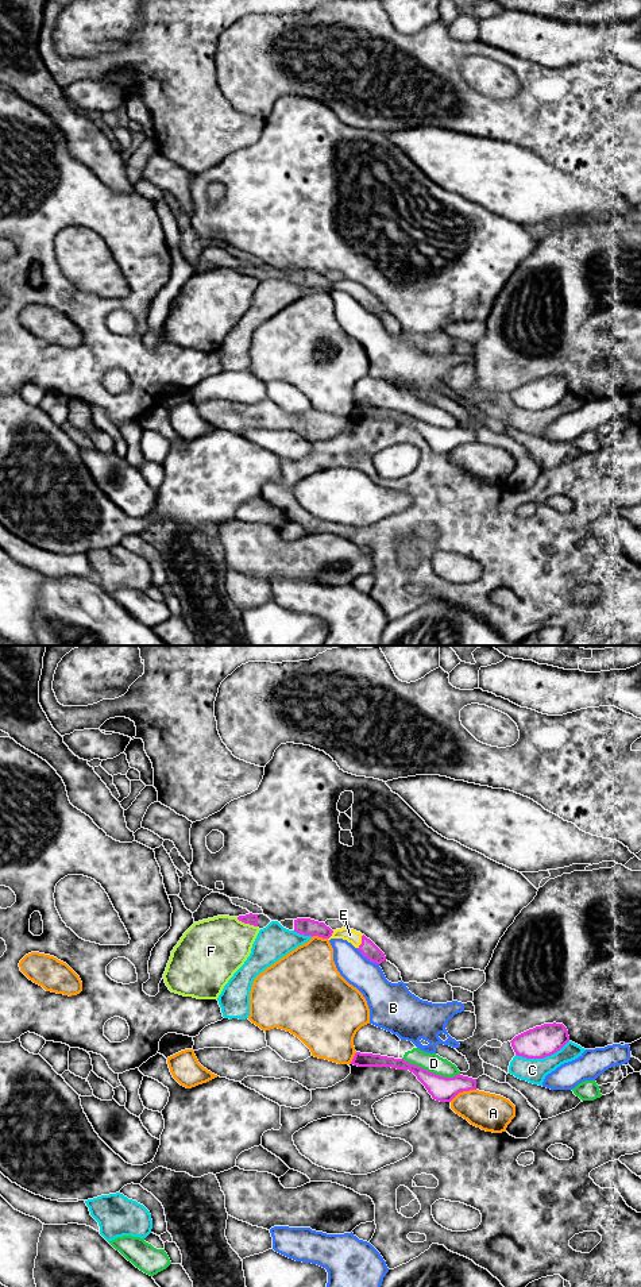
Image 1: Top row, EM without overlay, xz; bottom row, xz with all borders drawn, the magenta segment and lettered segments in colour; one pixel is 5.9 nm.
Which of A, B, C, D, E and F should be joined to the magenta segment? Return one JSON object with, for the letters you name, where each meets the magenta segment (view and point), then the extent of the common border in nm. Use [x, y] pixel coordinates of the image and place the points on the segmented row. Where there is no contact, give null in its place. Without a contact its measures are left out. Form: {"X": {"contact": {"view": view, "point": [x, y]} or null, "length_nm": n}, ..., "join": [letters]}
{"E": {"contact": {"view": "xz", "point": [362, 941]}, "length_nm": 90}, "join": ["E"]}

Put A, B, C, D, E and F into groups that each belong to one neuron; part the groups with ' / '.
A / B / C / D / E / F

